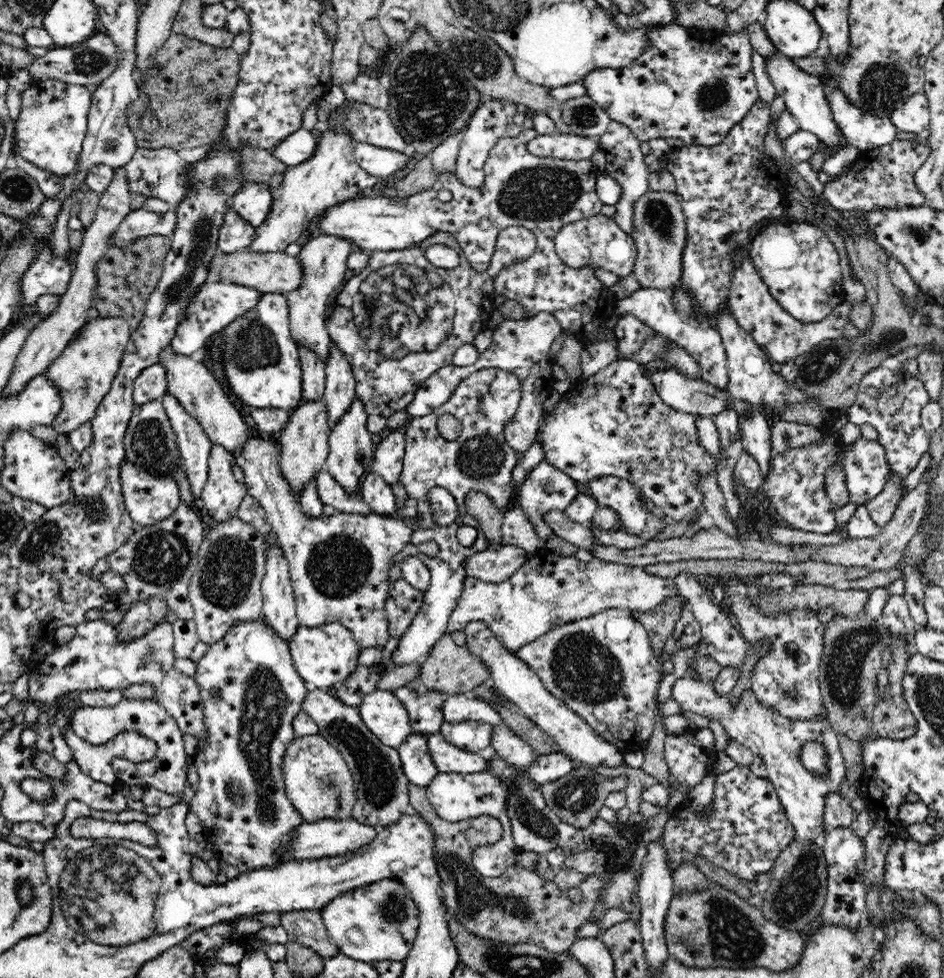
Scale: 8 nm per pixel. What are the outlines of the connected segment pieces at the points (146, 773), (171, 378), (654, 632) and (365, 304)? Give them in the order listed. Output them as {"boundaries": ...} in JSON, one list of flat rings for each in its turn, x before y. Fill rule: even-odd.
{"boundaries":[[[123,698,110,707,79,706,72,712,70,726,81,739,94,746,110,742,118,732,134,732,150,738,157,744,156,759,135,763,122,757,114,757,111,765,116,779,122,781,125,788,141,786,144,790,155,789,174,797,182,796,187,782,186,772,190,756,184,749,183,732,179,729,176,719,156,700]],[[170,347,164,348,164,352,159,355,160,363,163,364,167,372,168,392,173,394,178,402,202,425,210,441,217,446,226,448,228,452,236,455,242,452,244,444,254,438,248,425,242,419,238,409,232,405,228,395,224,393,222,386,216,381,213,372,205,366,203,362,193,360,188,355,177,354]],[[677,594,666,598,662,604,652,608,650,612,632,611,632,616,644,625,649,634,656,660,660,661,660,670,664,662,661,657,664,643,668,640,668,636,673,634,684,603,686,600]],[[508,226,508,228,500,230,500,232,498,232,494,254,492,254,492,260,490,260,490,266,488,266,489,270,484,270,484,272,477,272,471,268,469,260,466,258,465,252,460,248,458,239,456,239,456,237,452,236,448,232,435,232,426,238,426,240,423,240,420,244,414,245,412,248,402,249,401,251,380,250,370,252,370,260,368,260,368,266,366,266,366,268,362,269,361,271,356,272,356,274,343,285,341,289,342,293,339,293,337,295,338,304,346,306,346,312,348,312,348,308,351,308,354,320,352,320,352,315,346,316,346,332,334,332,334,330,330,330,330,328,328,328,331,343,336,344,337,348,341,350,342,353,344,353,346,360,349,361,353,376,356,380,356,397,360,397,360,401,364,403,364,407,366,407,366,413,368,413,368,416,382,415,382,417,388,418,388,416,394,414,396,411,405,410,407,404,414,398,414,394,416,394,418,387,420,384,422,384,423,381,426,381,431,375,434,375,434,372,437,372,440,368,453,364,451,362,453,354,457,352,458,348,462,348,463,345,472,344,472,342,474,342,474,338,476,338,480,332,483,332,486,329,490,318,496,312,497,306,494,305,493,300,496,295,494,294,493,281,495,278,495,271,504,270,504,268,510,266,510,264,522,262,522,260,530,258,530,256,534,254,534,250,536,250,536,244,537,238,534,236,534,233,528,230,528,228,525,226],[439,244,446,245,458,251,459,262,456,268,438,268,436,266,433,266,428,261,428,248,430,248,432,245]]]}

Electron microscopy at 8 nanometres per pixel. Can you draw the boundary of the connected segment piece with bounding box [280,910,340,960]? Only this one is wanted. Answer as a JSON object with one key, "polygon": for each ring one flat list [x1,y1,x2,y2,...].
{"polygon":[[290,911,281,913,281,926,289,940,314,949,322,960,340,953,328,934,320,911]]}

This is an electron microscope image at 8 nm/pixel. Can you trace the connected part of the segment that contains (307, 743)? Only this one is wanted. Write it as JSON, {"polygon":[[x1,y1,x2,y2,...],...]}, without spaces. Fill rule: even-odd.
{"polygon":[[322,735,294,737,286,747,281,767,286,797,306,822,351,819,357,800,352,773,340,751]]}

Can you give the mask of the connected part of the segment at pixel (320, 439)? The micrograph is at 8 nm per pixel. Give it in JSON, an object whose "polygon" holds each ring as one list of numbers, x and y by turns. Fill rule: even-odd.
{"polygon":[[318,399,317,401,303,400,298,405,298,408,295,408,290,413,288,422,282,428,282,434,280,434,280,458,278,458,278,465,280,465,282,475,290,483,292,493,298,495,299,500,299,492,303,489,303,486,314,479,318,472,324,470,324,464,327,462,327,456,329,455,329,432,331,428,330,424,328,424,328,407,326,407,324,399]]}

